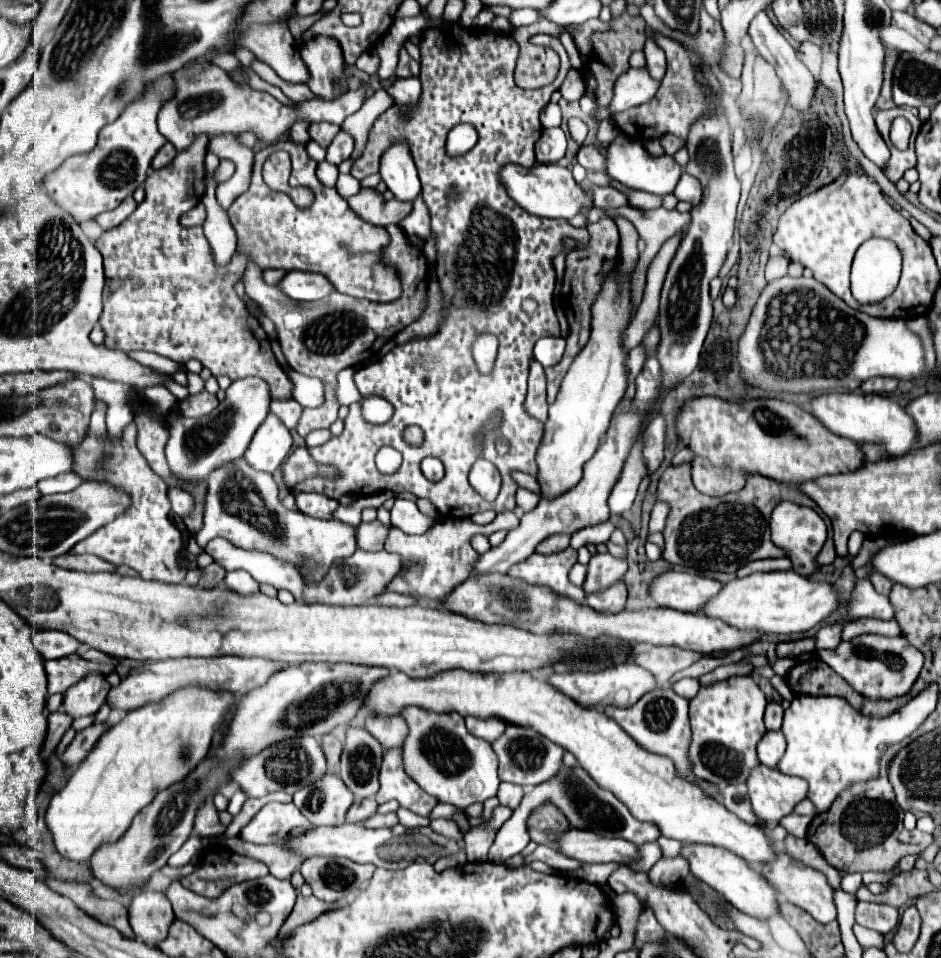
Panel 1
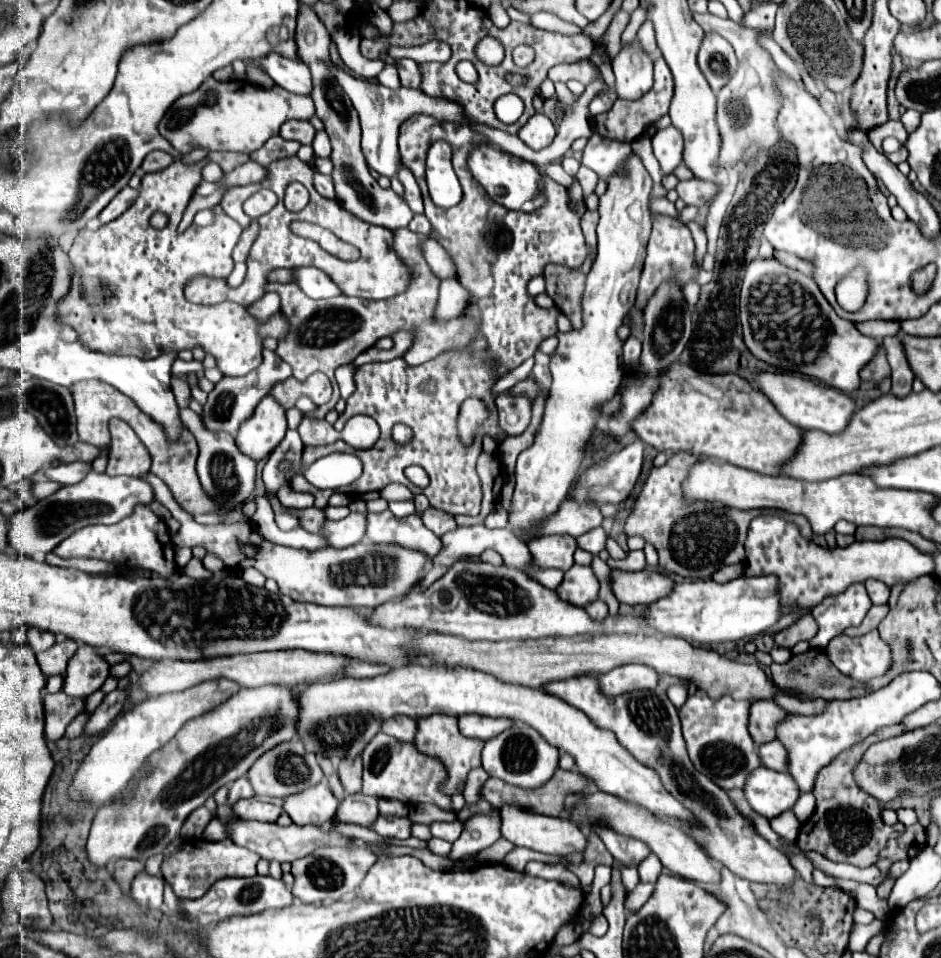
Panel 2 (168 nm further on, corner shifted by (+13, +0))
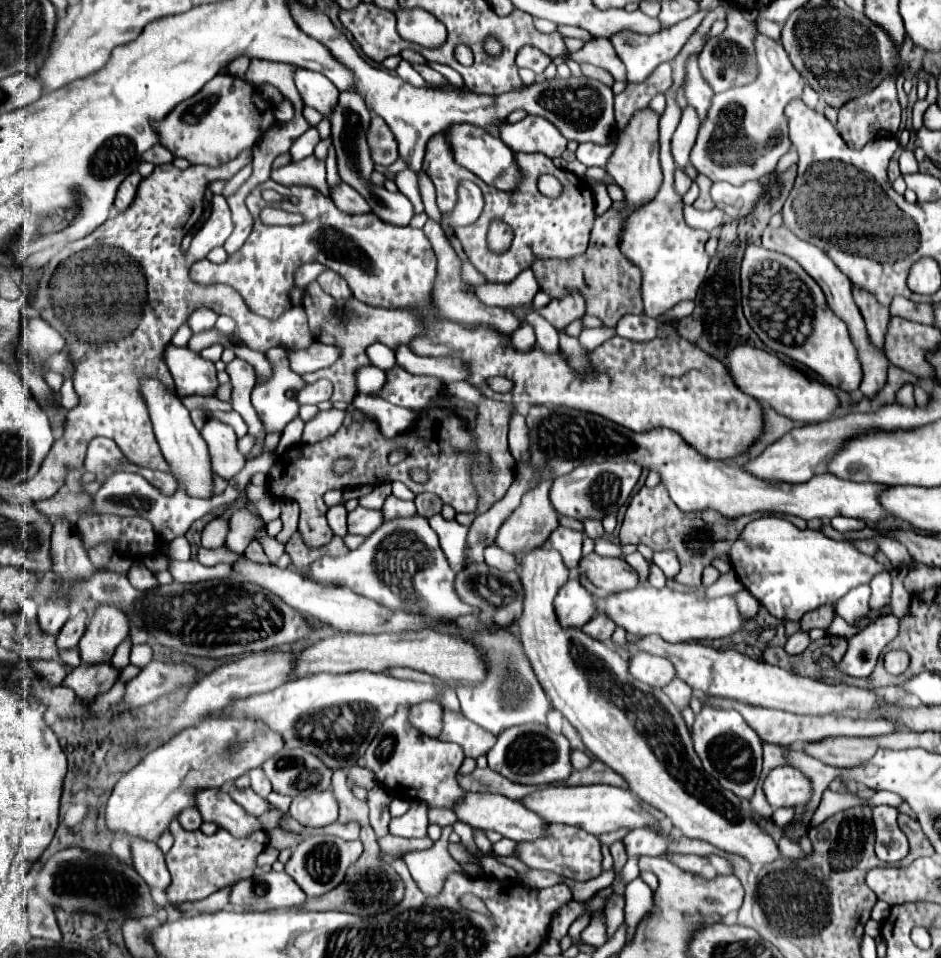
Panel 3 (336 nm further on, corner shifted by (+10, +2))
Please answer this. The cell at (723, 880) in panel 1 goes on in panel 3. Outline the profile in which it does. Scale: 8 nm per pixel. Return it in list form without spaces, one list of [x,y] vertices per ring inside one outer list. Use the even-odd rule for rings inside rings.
[[[547,786],[543,790],[533,790],[521,798],[531,812],[539,814],[545,822],[559,822],[583,828],[593,836],[617,830],[621,826],[633,830],[641,826],[659,826],[659,822],[639,806],[639,800],[629,790],[617,786]]]

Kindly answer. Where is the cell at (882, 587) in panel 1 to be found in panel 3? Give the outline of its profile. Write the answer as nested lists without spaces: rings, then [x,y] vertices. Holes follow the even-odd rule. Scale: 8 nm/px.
[[[889,572],[875,574],[873,580],[869,582],[871,586],[871,598],[869,598],[869,608],[879,610],[881,606],[891,602],[891,576]]]

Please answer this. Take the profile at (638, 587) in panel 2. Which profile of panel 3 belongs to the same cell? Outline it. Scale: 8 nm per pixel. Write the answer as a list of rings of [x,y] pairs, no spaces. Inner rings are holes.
[[[591,552],[589,556],[581,558],[577,572],[581,586],[597,600],[637,586],[637,574],[623,558],[601,558],[599,554]]]

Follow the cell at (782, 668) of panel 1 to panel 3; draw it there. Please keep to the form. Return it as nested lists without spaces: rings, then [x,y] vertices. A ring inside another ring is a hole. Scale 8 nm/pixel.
[[[799,630],[799,632],[795,632],[789,640],[787,640],[787,644],[785,644],[785,650],[789,652],[789,654],[801,654],[807,646],[809,646],[809,634],[807,632],[803,632],[803,630]]]

